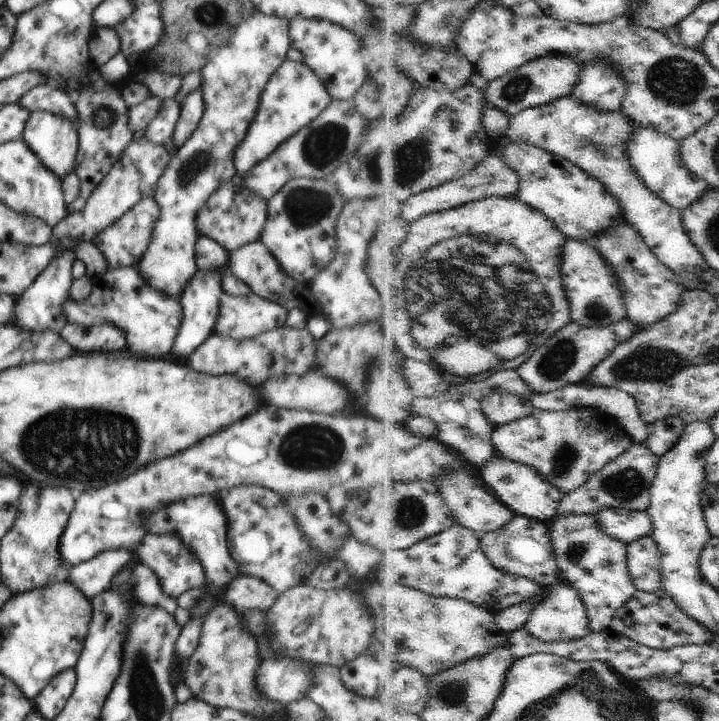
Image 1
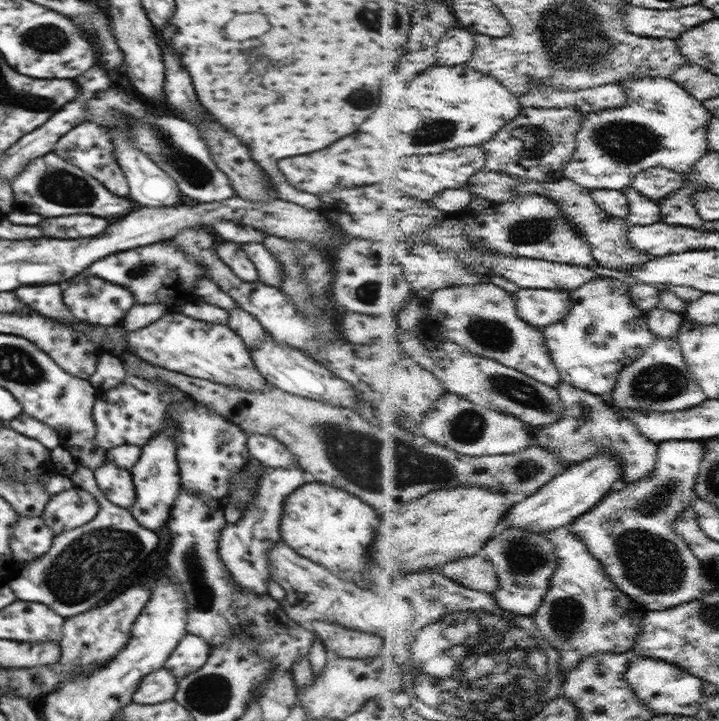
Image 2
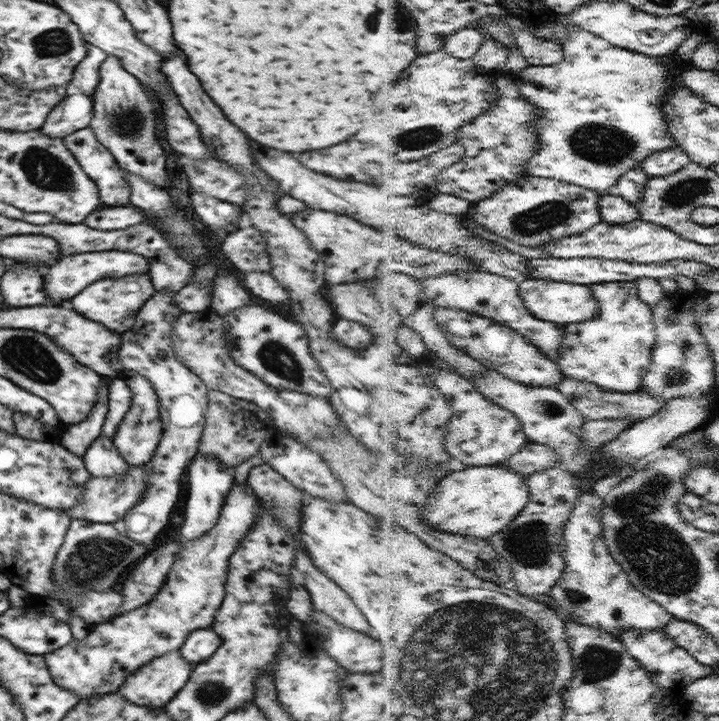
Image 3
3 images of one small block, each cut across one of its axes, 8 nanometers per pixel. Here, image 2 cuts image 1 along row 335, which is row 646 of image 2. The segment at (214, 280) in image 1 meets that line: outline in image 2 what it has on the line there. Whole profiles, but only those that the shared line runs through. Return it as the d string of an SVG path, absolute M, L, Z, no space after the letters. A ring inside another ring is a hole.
M187 634L178 642L164 668L179 679L198 671L207 662L210 653L210 645L201 636Z

